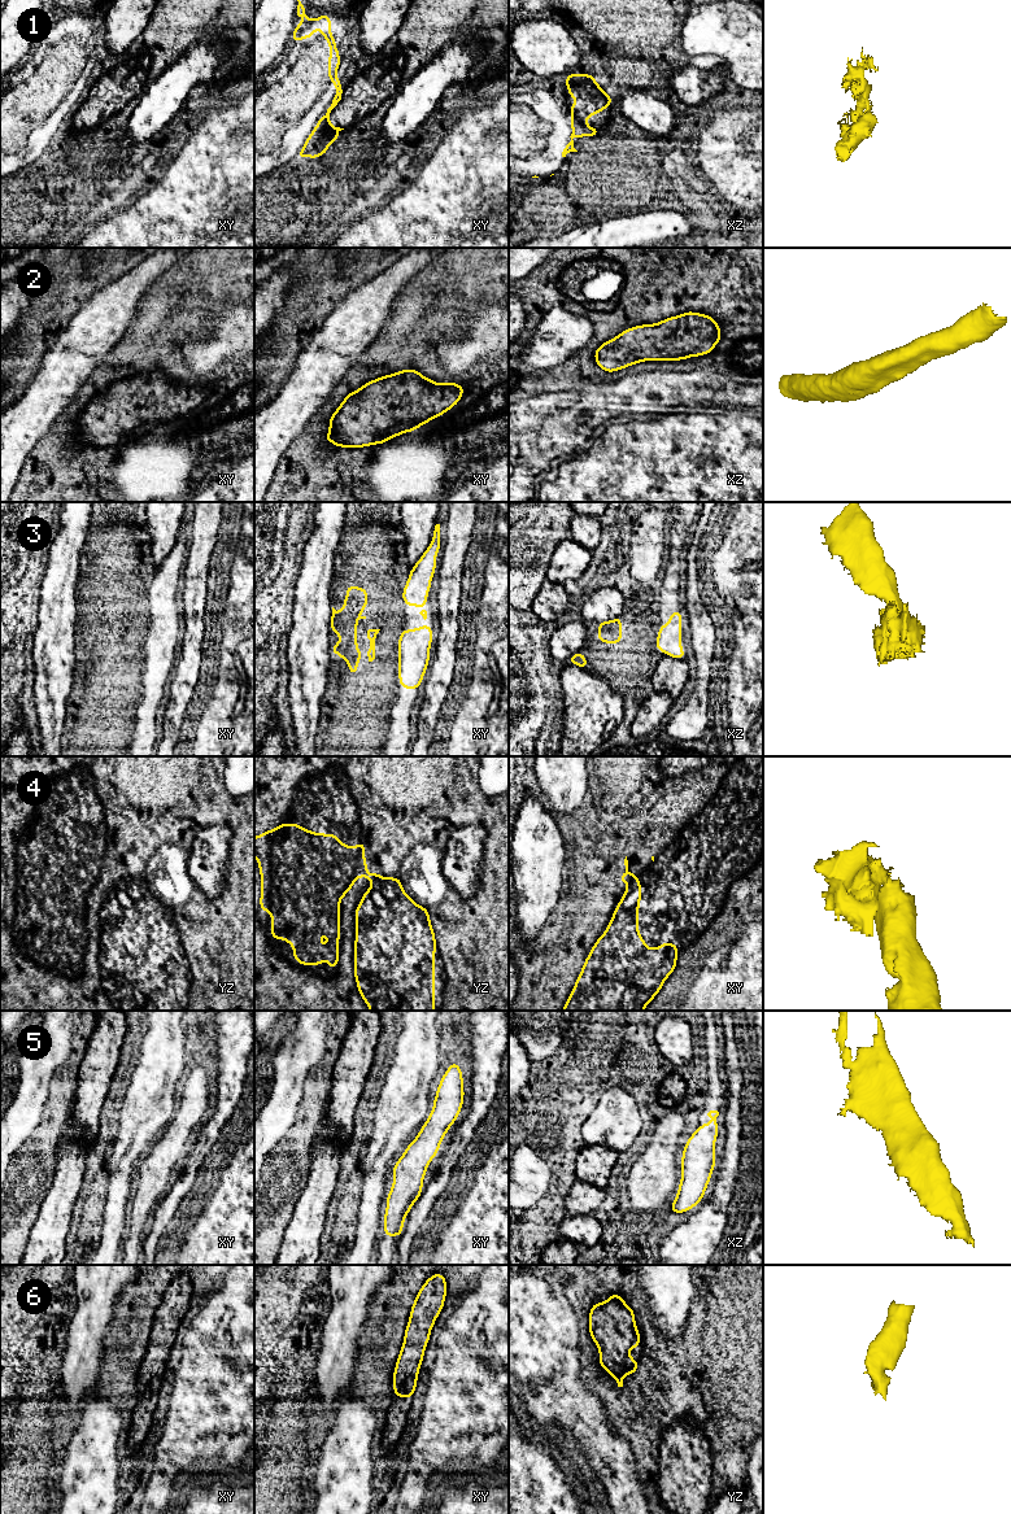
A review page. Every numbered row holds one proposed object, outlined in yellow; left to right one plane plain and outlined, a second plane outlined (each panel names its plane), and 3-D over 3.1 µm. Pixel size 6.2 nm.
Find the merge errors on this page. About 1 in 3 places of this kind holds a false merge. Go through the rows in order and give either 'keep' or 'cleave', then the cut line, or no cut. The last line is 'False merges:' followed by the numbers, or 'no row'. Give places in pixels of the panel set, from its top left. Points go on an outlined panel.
1: cleave | xz (572, 114), (585, 126)
2: keep | no cut
3: keep | no cut
4: cleave | yz (380, 877), (374, 882)
5: keep | no cut
6: keep | no cut
False merges: 1, 4

